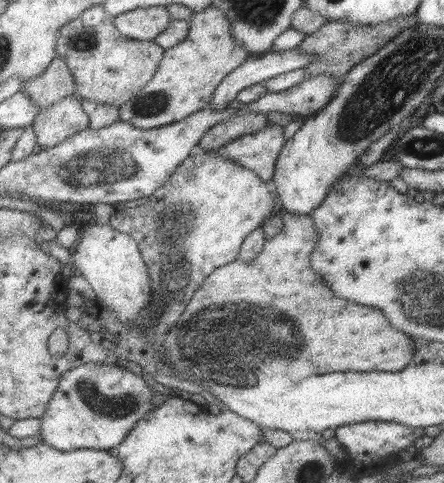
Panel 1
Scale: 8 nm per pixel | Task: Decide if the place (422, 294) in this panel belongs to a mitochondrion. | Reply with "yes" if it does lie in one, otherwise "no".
yes

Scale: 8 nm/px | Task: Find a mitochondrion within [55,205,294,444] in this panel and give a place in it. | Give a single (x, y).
(87, 391)

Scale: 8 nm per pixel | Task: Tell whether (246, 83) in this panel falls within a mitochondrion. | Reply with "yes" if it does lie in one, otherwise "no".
no

